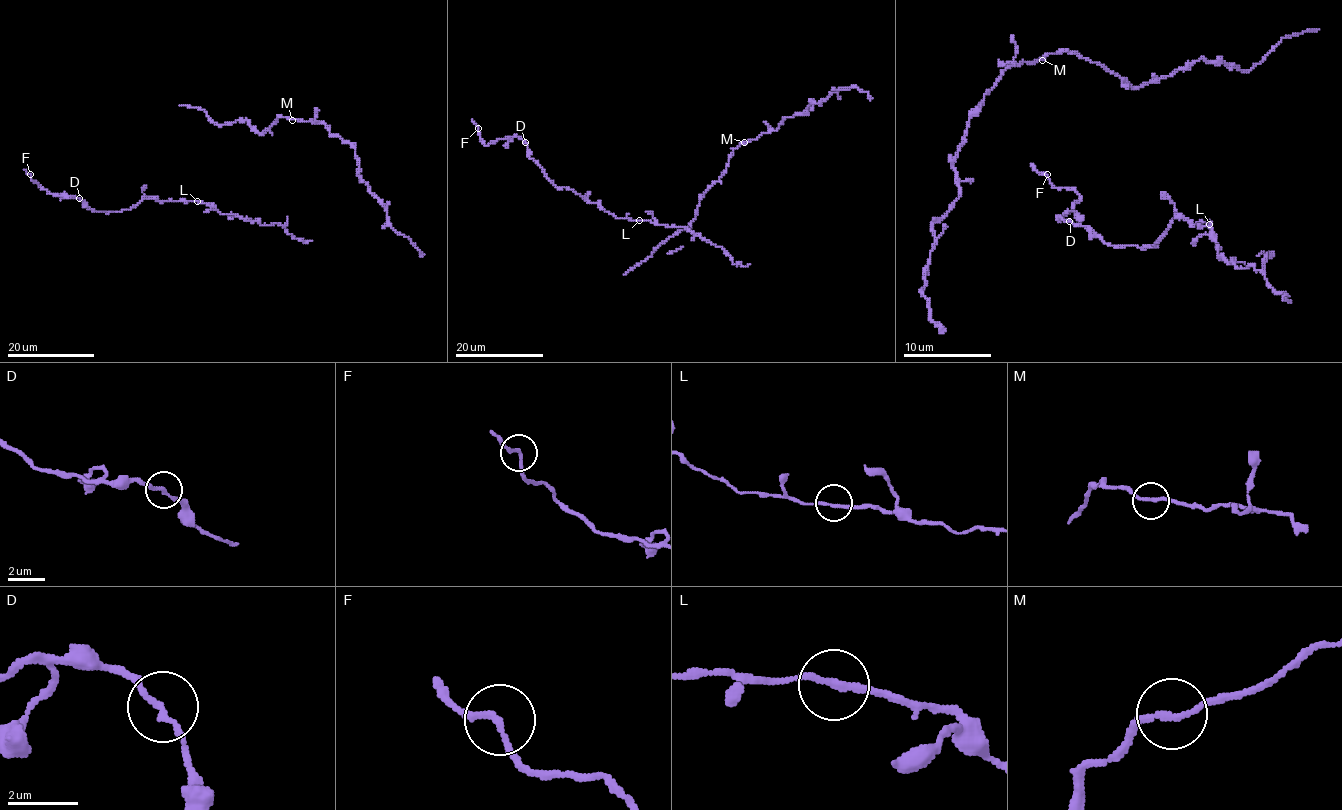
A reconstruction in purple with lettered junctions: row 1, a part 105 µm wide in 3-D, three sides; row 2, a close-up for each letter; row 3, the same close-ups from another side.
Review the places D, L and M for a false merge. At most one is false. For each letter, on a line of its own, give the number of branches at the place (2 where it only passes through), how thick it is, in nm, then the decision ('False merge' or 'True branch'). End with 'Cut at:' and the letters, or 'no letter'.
D: Branches: 2. Thickness 170 nm. True branch
L: Branches: 2. Thickness 180 nm. True branch
M: Branches: 2. Thickness 170 nm. True branch
Cut at: no letter

